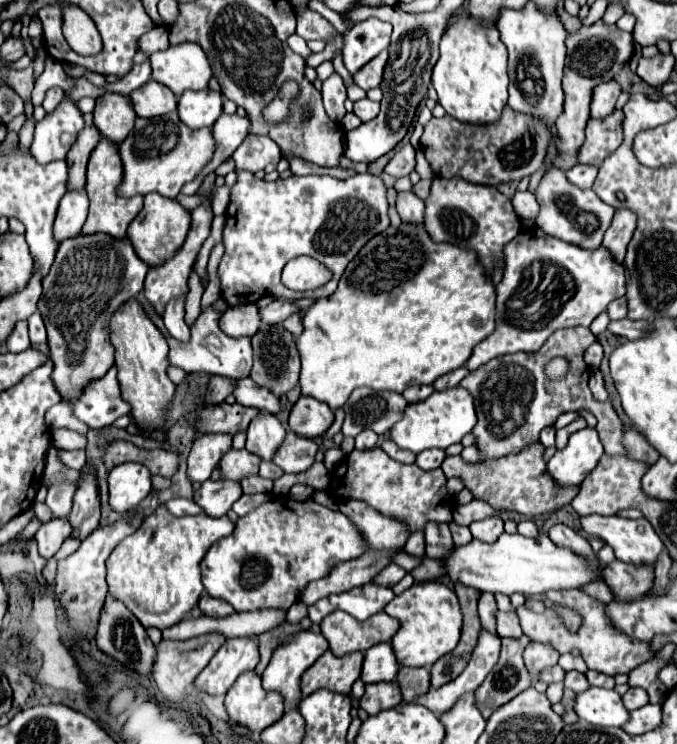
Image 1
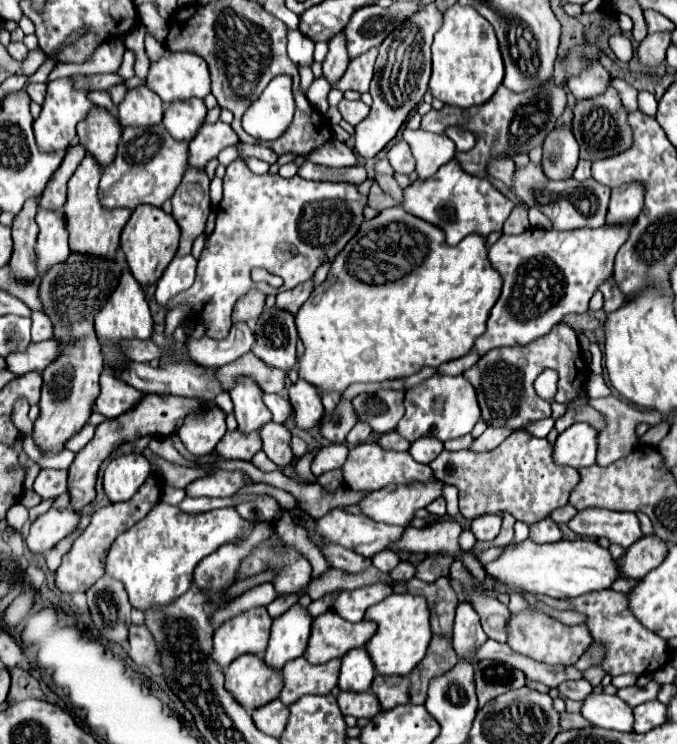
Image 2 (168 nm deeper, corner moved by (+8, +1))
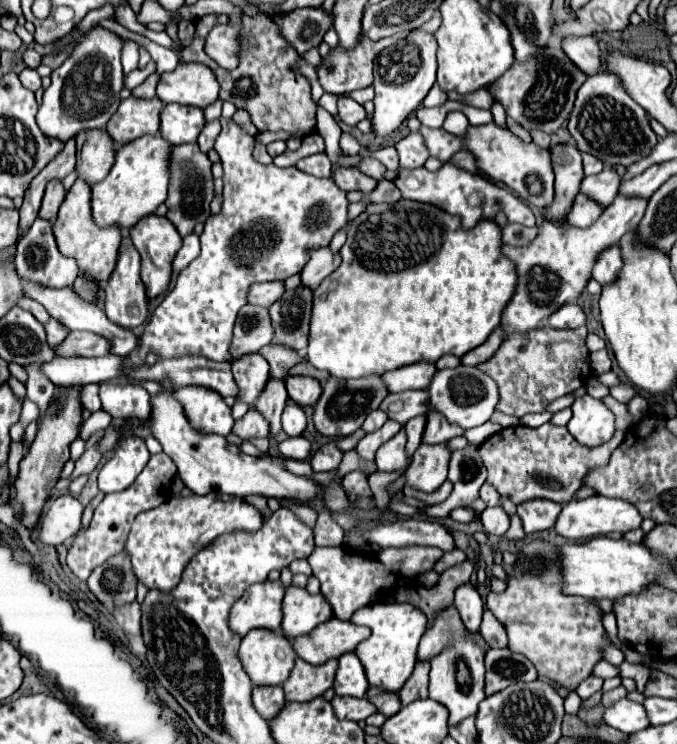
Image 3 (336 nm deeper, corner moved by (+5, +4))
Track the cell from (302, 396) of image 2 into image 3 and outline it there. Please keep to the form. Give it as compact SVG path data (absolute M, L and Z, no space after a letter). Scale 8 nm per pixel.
M285 376L285 388L289 398L299 406L315 406L315 400L319 400L321 384L315 378L309 376Z

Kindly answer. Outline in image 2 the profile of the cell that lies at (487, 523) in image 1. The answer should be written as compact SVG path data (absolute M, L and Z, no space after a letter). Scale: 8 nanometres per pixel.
M482 515L472 519L470 531L478 541L492 541L500 531L500 523L502 523L500 515Z

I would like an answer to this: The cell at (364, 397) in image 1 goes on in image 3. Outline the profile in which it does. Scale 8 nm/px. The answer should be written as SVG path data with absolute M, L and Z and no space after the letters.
M407 390L399 394L389 394L379 406L391 420L399 424L407 424L407 420L427 414L429 410L429 394L425 390Z

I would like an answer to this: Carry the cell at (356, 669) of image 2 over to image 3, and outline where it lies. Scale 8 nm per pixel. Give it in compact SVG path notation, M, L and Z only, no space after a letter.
M349 652L339 658L339 668L335 674L335 684L333 690L337 696L353 696L353 698L363 698L367 692L367 676L363 672L363 664L359 658Z

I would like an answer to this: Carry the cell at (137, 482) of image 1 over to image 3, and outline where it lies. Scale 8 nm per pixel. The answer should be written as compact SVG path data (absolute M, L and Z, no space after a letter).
M121 436L113 456L99 472L99 490L107 494L129 488L139 472L145 468L147 460L149 450L145 446L145 440L137 436Z

